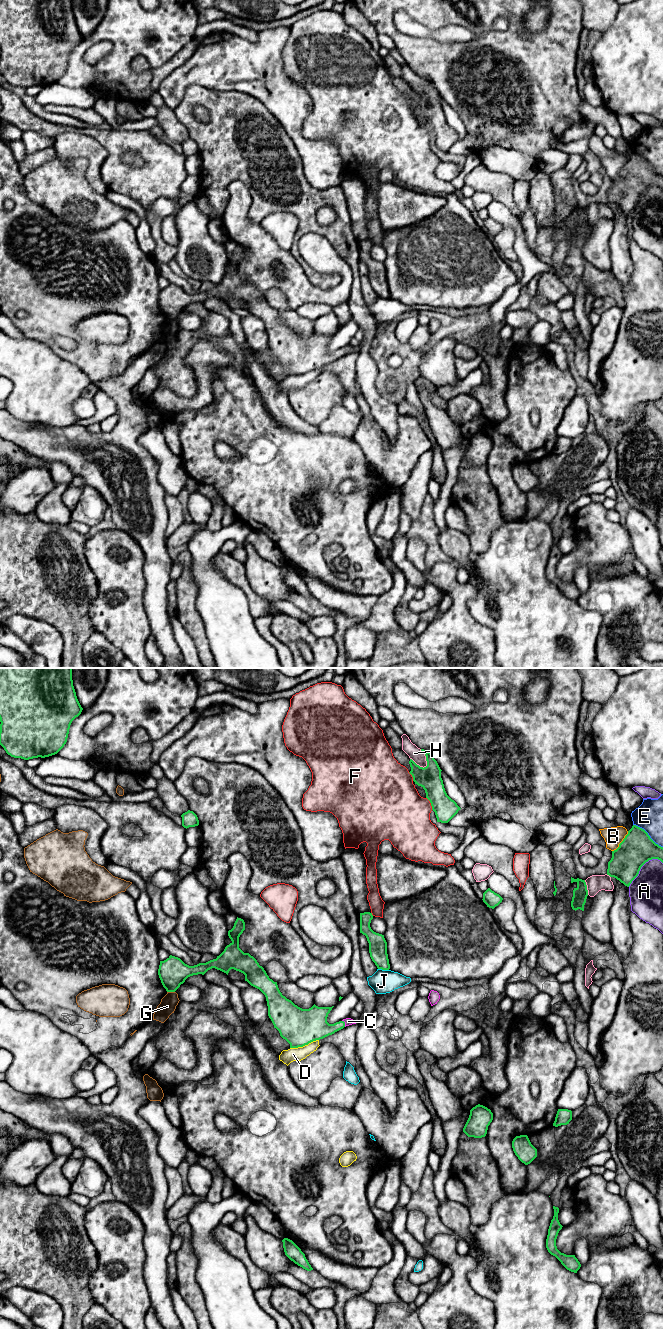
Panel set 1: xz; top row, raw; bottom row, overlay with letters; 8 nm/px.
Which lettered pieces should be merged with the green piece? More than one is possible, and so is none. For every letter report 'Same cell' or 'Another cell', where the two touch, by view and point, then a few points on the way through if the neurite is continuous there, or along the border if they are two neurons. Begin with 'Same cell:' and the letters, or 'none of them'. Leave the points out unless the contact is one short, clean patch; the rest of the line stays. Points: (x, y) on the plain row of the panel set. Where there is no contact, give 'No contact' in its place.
Same cell: C
A: Another cell. Touches green at xz (642, 193)
B: Another cell. Touches green at xz (621, 170)
C: Same cell. Touches green at xz (344, 351). Path across: xz (313, 353), (336, 355), (344, 351), (348, 349)
D: Another cell. Touches green at xz (304, 373)
E: Another cell. Touches green at xz (647, 162)
F: Another cell. Touches green at xz (430, 130)
G: Another cell. Touches green at xz (171, 319)
H: Another cell. Touches green at xz (418, 93)
J: Another cell. Touches green at xz (383, 297)

